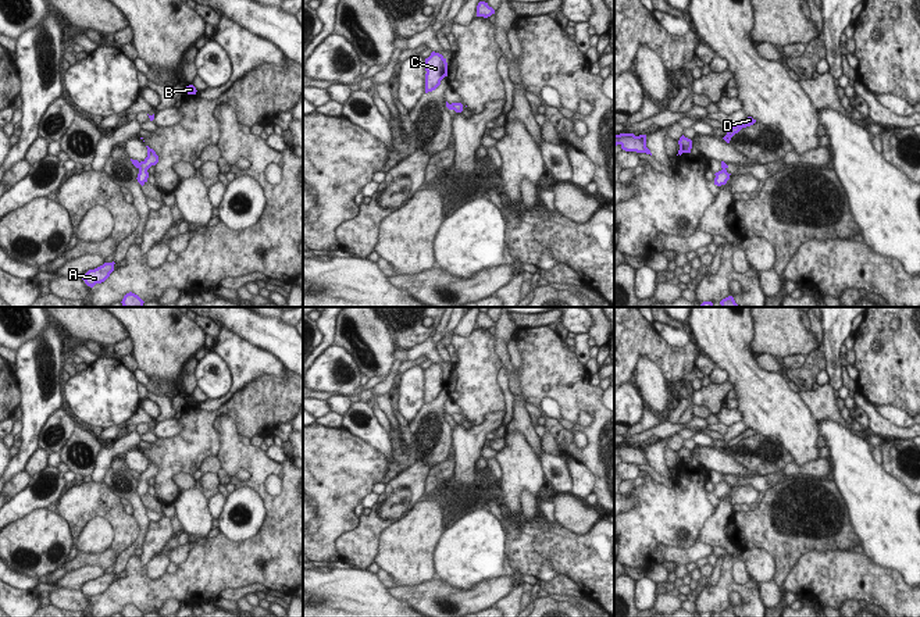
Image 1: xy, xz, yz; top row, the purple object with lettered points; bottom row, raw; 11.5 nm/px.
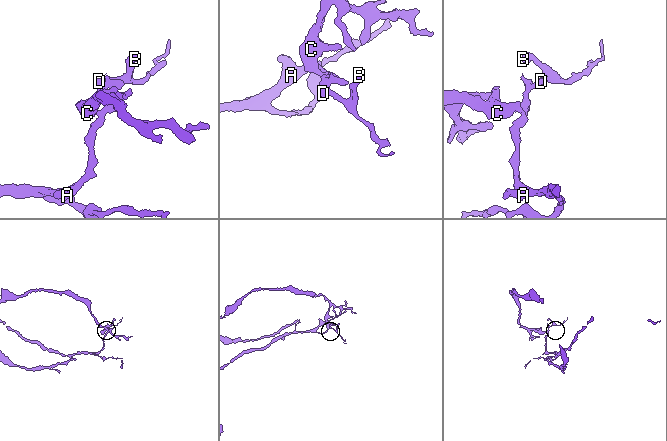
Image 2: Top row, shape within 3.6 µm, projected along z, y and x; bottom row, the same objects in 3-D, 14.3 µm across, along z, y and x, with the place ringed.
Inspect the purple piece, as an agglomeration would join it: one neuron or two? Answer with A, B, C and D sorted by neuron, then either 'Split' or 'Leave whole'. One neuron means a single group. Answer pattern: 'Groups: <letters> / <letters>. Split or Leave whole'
Groups: A B D / C. Split.

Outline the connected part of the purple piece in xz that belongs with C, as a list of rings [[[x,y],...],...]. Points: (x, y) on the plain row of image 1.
[[[432,363],[428,370],[425,370],[425,404],[435,402],[441,392],[447,388],[447,374],[446,370]]]

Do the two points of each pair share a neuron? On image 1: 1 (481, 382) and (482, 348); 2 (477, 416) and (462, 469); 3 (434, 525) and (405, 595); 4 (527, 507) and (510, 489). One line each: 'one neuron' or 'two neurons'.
1: one neuron
2: two neurons
3: two neurons
4: two neurons

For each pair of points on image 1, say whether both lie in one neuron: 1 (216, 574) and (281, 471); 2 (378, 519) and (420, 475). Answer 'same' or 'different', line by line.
1: same
2: same

